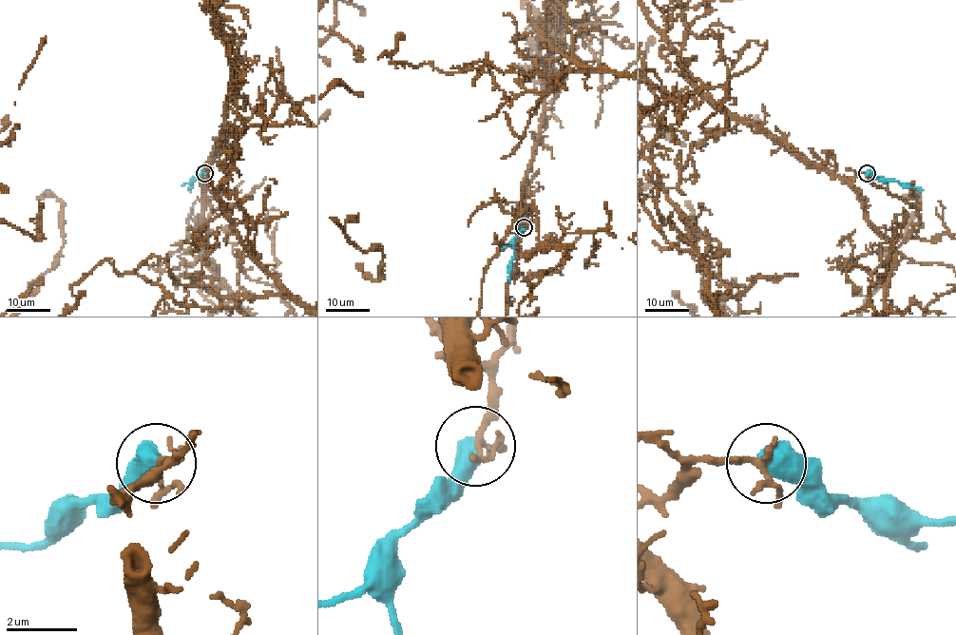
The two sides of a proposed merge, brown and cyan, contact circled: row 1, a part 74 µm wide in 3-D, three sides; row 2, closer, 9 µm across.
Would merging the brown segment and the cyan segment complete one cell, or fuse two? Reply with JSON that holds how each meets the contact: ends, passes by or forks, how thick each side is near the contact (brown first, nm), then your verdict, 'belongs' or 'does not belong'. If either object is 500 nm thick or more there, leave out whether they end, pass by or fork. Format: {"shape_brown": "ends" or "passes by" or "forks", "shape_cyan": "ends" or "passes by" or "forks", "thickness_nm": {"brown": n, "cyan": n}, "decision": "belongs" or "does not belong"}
{"thickness_nm": {"brown": 140, "cyan": 650}, "decision": "does not belong"}

